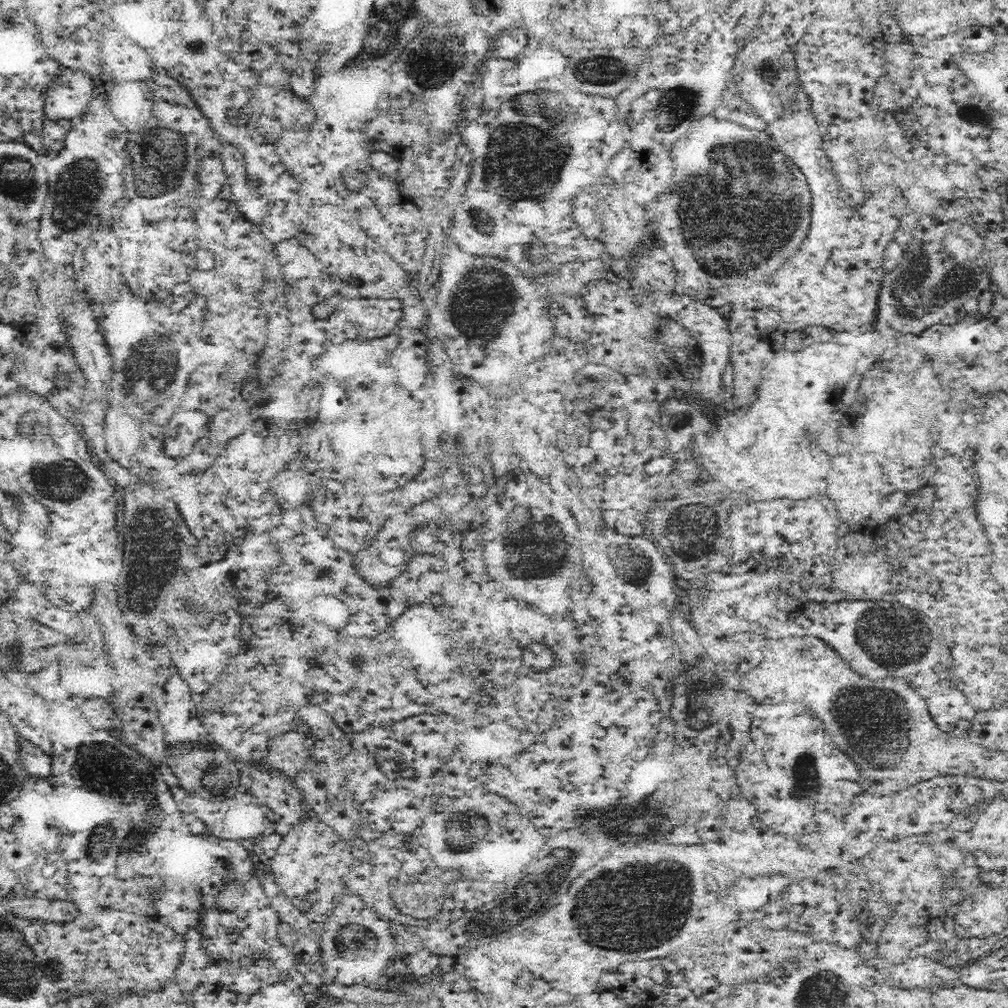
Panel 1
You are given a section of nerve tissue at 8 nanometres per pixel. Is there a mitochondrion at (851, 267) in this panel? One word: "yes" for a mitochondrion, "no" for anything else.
no

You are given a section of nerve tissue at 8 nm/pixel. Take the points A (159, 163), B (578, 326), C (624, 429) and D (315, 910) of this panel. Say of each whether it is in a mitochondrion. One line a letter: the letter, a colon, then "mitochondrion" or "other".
A: mitochondrion
B: other
C: other
D: other

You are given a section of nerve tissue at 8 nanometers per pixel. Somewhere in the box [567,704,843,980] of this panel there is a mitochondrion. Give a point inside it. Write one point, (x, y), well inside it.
(641, 906)

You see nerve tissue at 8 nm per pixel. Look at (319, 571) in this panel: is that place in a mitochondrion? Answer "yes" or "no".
yes

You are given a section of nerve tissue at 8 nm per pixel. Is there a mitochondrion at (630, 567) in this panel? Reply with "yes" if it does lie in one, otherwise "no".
yes

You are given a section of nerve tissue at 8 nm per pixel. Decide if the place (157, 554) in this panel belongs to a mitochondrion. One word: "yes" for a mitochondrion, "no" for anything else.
yes

